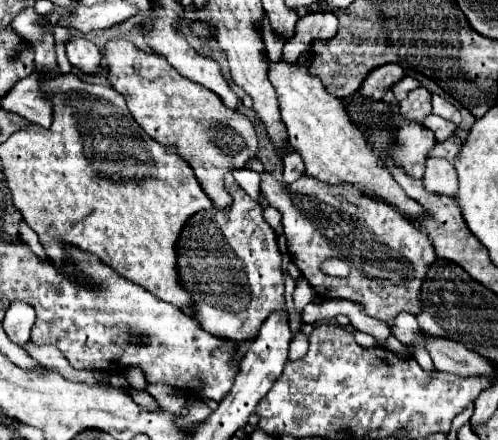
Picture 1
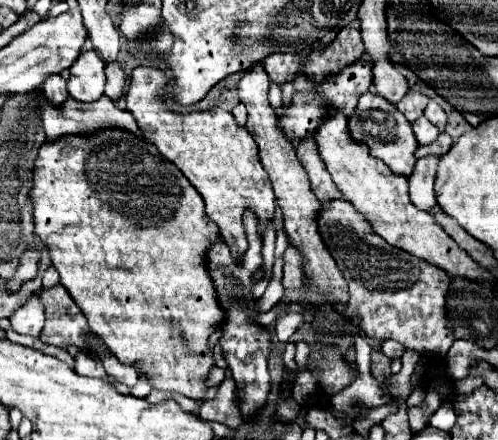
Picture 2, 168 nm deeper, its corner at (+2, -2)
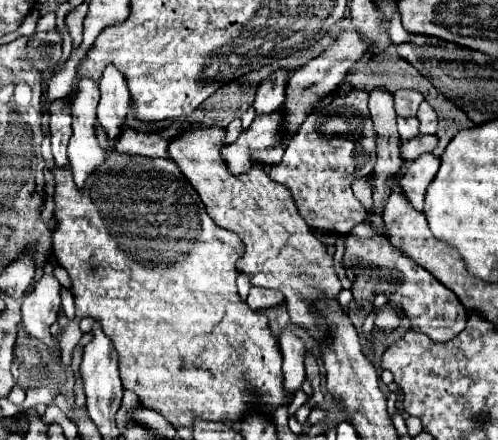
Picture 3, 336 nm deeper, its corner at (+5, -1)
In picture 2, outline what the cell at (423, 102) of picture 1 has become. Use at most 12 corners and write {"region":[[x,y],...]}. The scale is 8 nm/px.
{"region":[[415,90],[403,96],[397,110],[403,112],[409,122],[423,116],[425,94]]}

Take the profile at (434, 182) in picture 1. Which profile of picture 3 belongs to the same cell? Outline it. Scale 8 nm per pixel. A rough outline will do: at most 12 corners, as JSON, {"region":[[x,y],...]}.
{"region":[[424,153],[410,161],[400,187],[422,211],[424,195],[438,173],[438,157]]}

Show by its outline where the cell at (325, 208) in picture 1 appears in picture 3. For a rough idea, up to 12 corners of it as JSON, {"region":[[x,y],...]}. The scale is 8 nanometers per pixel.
{"region":[[368,223],[344,235],[358,309],[376,295],[410,329],[448,341],[466,327],[460,299]]}

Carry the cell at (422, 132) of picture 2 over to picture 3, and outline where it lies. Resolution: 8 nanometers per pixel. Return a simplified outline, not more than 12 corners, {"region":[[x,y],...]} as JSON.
{"region":[[398,117],[398,131],[402,141],[420,135],[416,117]]}

